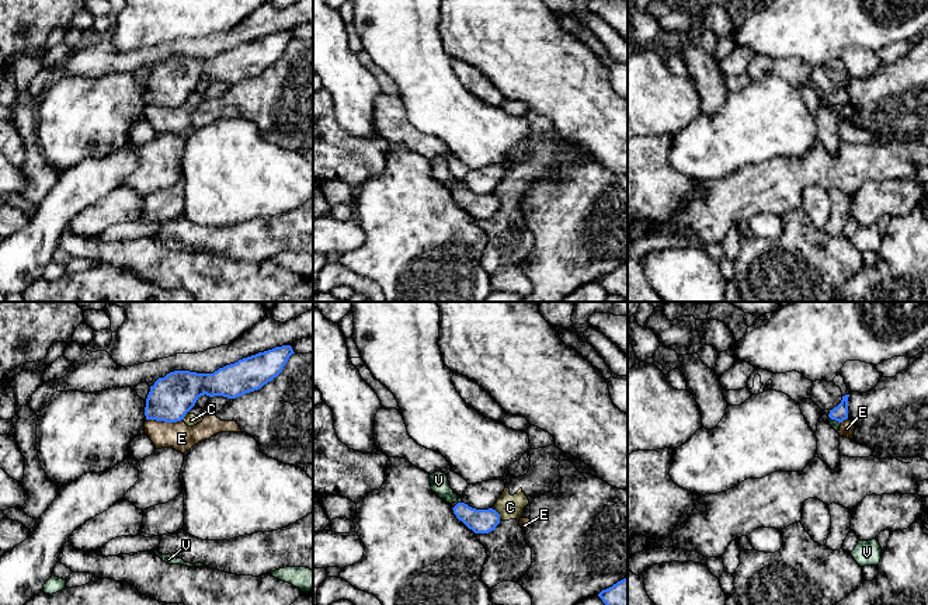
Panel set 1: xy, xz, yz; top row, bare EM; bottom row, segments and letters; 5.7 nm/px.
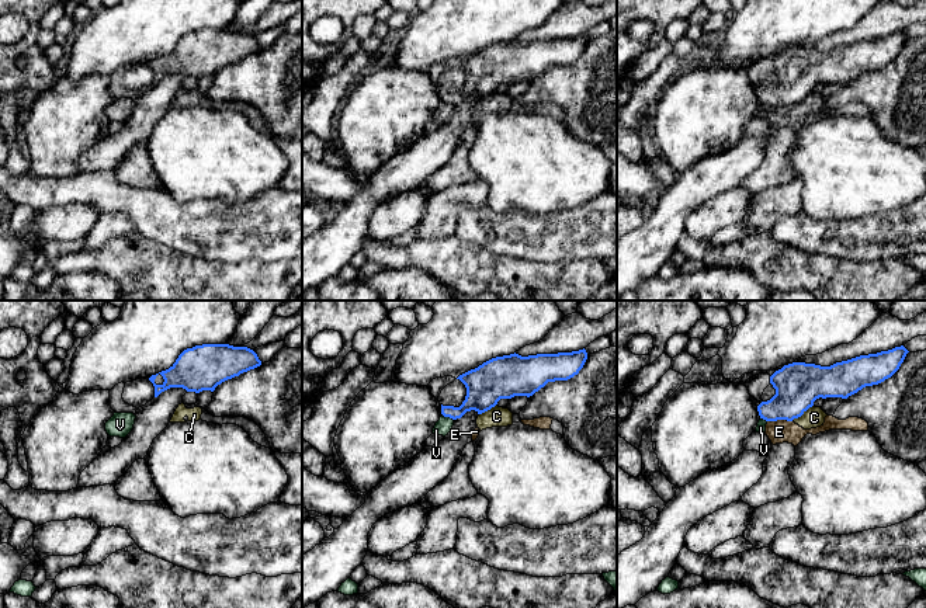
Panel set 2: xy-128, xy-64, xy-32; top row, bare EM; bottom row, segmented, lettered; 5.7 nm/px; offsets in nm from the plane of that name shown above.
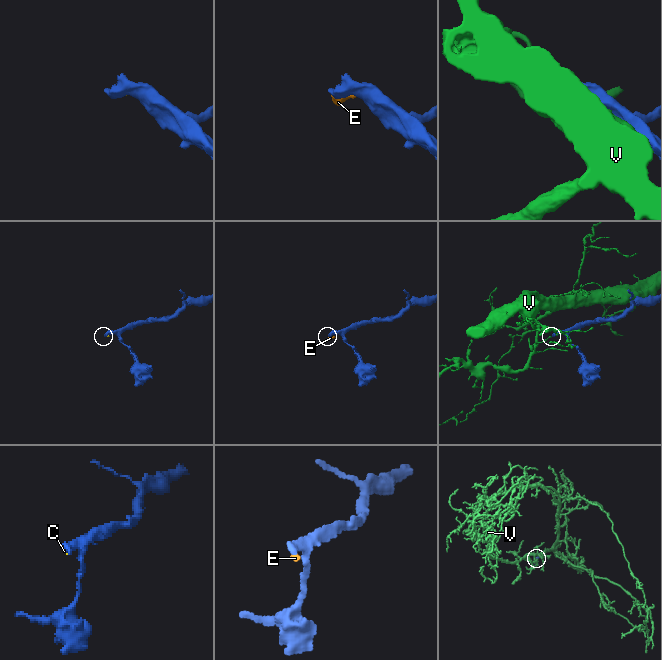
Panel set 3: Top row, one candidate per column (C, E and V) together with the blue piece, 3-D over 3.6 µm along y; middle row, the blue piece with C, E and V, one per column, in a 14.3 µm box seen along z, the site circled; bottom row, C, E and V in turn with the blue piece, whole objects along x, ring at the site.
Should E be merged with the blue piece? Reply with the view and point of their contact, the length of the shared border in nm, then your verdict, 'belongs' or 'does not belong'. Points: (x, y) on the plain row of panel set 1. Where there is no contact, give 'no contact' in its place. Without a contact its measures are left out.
xy (164, 107) | 200 nm | does not belong

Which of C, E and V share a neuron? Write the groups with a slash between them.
C E / V

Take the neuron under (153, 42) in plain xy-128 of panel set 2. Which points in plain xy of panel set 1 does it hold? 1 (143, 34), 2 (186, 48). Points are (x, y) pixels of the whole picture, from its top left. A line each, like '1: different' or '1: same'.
1: same
2: different

